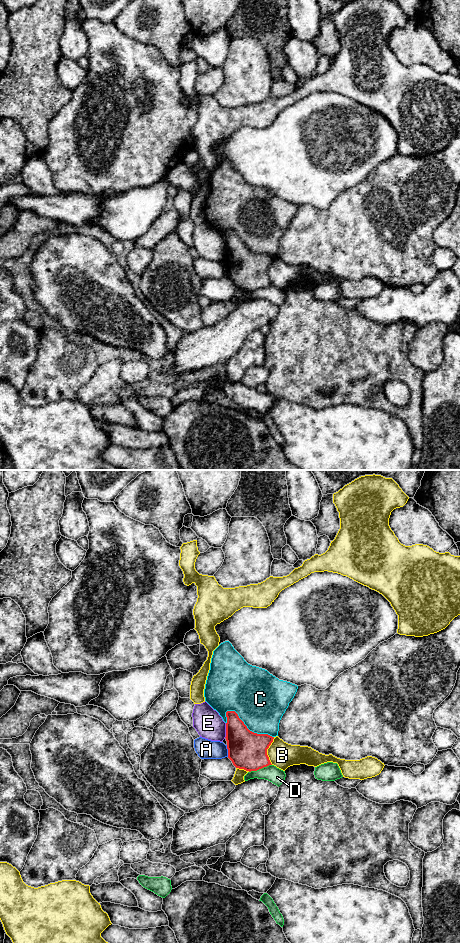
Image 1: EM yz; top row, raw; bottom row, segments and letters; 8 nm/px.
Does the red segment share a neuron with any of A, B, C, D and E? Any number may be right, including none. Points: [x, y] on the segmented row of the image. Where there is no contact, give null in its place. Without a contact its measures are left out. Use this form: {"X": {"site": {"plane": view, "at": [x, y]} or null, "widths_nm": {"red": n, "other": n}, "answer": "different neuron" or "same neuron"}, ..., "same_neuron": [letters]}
{"A": {"site": {"plane": "yz", "at": [228, 751]}, "widths_nm": {"red": 300, "other": 160}, "answer": "different neuron"}, "B": {"site": {"plane": "yz", "at": [266, 751]}, "widths_nm": {"red": 300, "other": 200}, "answer": "different neuron"}, "C": {"site": {"plane": "yz", "at": [247, 728]}, "widths_nm": {"red": 300, "other": 440}, "answer": "different neuron"}, "D": {"site": {"plane": "yz", "at": [260, 768]}, "widths_nm": {"red": 300, "other": 130}, "answer": "different neuron"}, "E": {"site": {"plane": "yz", "at": [226, 730]}, "widths_nm": {"red": 300, "other": 220}, "answer": "different neuron"}, "same_neuron": []}

